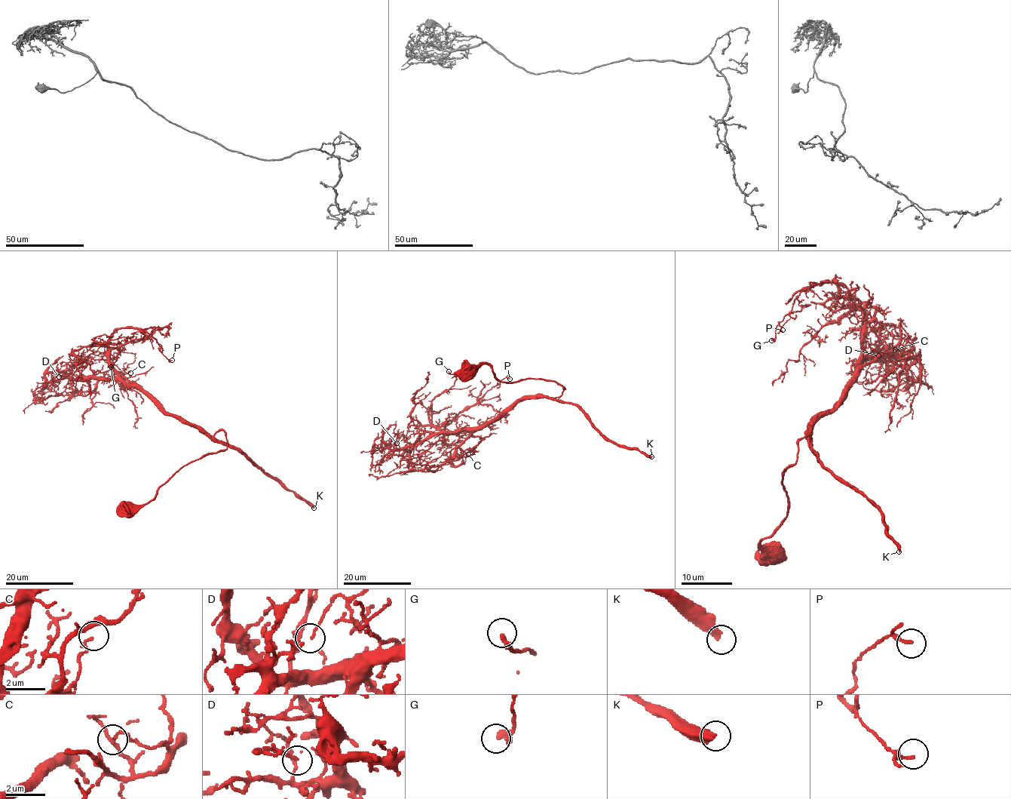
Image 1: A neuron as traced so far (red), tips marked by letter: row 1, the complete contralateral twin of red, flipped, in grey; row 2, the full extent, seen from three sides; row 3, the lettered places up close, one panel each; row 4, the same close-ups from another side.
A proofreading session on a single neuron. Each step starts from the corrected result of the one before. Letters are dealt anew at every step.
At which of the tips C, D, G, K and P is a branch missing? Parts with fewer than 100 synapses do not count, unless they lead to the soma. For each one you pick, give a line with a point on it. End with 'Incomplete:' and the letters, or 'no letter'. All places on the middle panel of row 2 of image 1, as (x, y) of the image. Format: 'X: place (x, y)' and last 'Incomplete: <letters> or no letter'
K: place (651, 456)
Incomplete: K

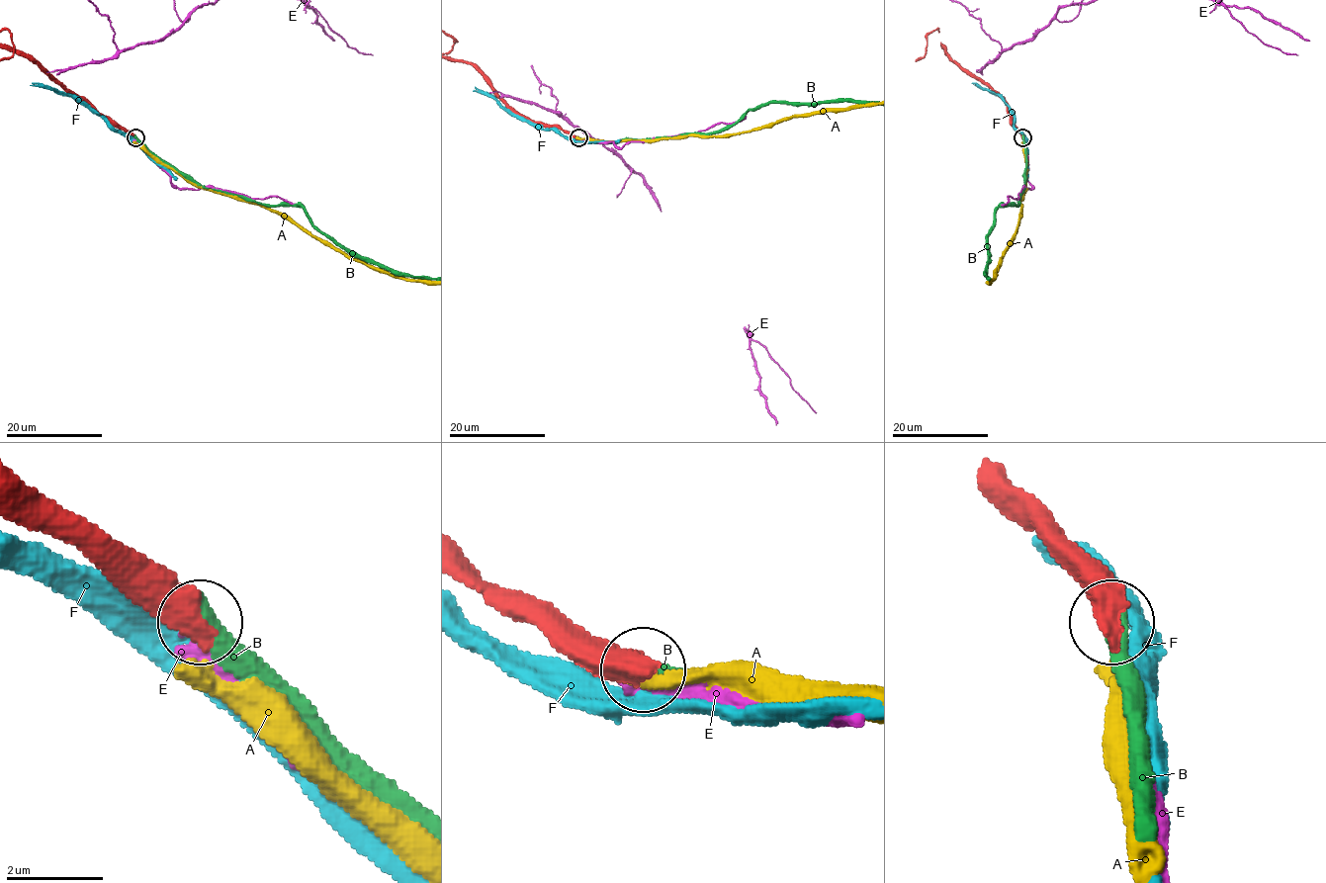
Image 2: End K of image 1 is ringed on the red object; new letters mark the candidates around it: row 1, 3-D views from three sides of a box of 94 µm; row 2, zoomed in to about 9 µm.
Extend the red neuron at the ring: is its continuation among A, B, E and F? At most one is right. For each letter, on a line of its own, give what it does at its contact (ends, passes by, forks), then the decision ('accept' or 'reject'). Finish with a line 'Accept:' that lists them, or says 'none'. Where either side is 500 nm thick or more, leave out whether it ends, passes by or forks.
A: it ends | reject
B: accept
E: reject
F: reject
Accept: B

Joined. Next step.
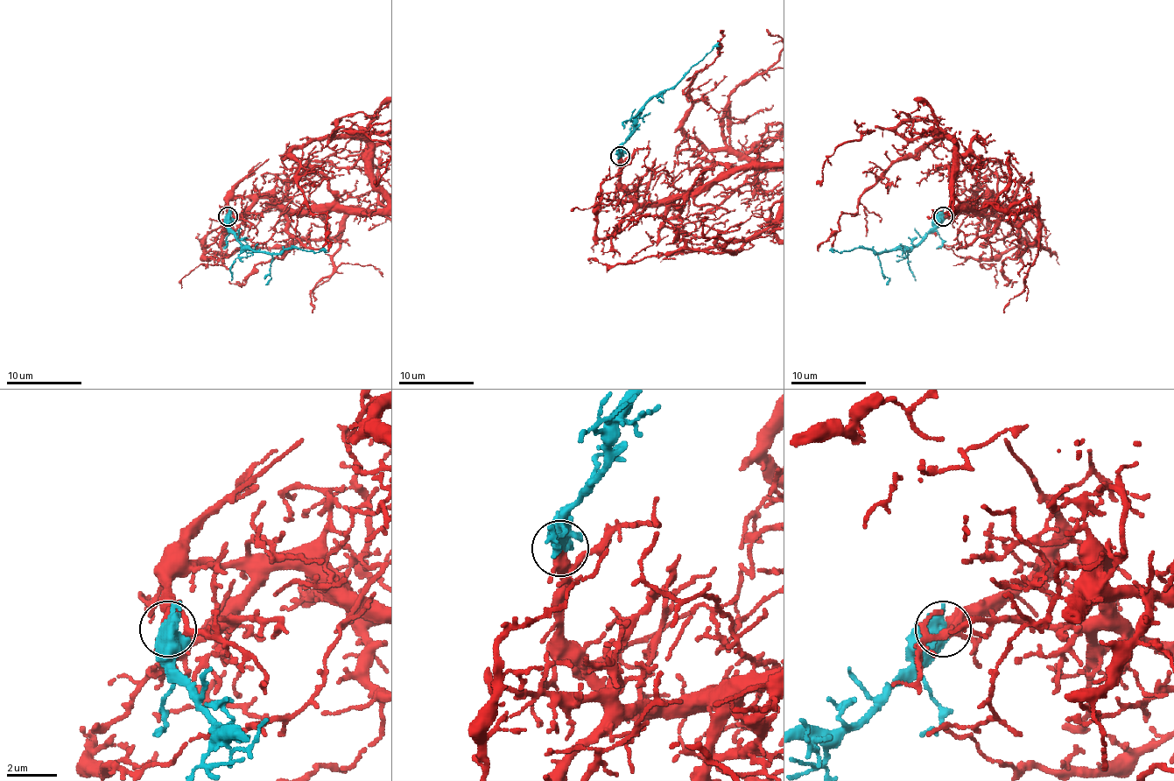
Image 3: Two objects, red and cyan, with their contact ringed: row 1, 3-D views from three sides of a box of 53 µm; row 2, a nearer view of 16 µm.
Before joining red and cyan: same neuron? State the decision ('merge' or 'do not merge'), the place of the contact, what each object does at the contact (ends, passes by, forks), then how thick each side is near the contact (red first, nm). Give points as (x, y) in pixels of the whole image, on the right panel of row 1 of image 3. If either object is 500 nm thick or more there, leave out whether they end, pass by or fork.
merge | (943, 216) | 320/550 nm

